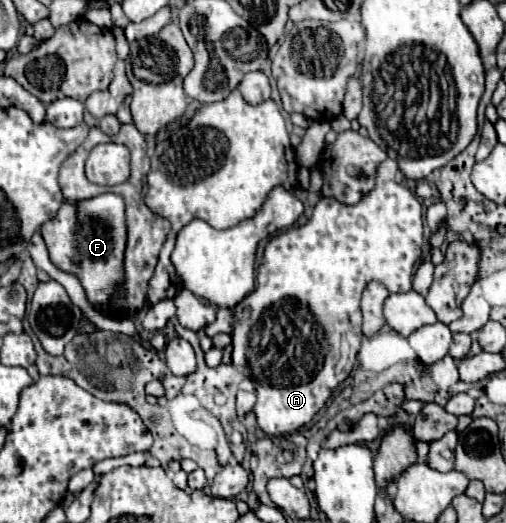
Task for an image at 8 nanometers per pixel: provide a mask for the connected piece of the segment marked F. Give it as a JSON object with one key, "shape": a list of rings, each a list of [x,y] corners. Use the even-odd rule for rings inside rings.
{"shape":[[[103,193],[93,199],[81,201],[79,205],[63,203],[59,213],[41,225],[41,235],[47,243],[51,261],[71,275],[75,275],[93,305],[101,305],[105,313],[109,299],[117,293],[117,285],[123,281],[123,253],[127,241],[125,227],[125,203],[115,193]],[[79,219],[81,231],[75,231]]]}

